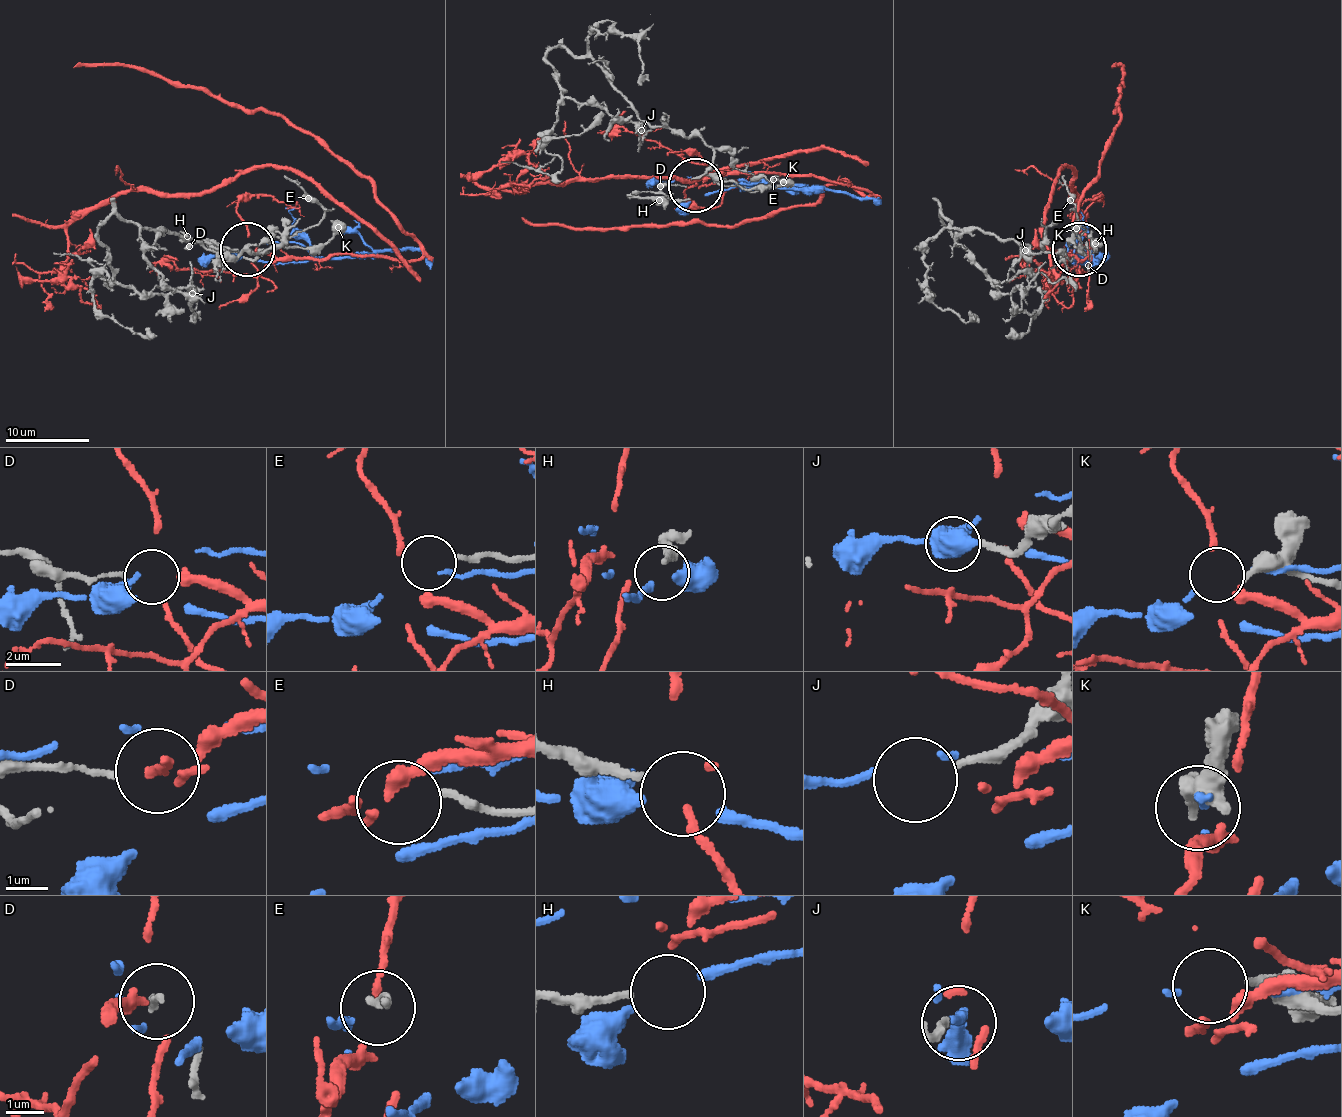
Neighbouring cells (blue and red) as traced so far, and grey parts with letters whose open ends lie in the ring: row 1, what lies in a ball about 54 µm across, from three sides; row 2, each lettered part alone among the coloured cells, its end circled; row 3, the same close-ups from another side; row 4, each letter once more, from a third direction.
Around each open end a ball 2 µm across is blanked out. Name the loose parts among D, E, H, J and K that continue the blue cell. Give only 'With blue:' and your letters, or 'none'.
With blue: H

